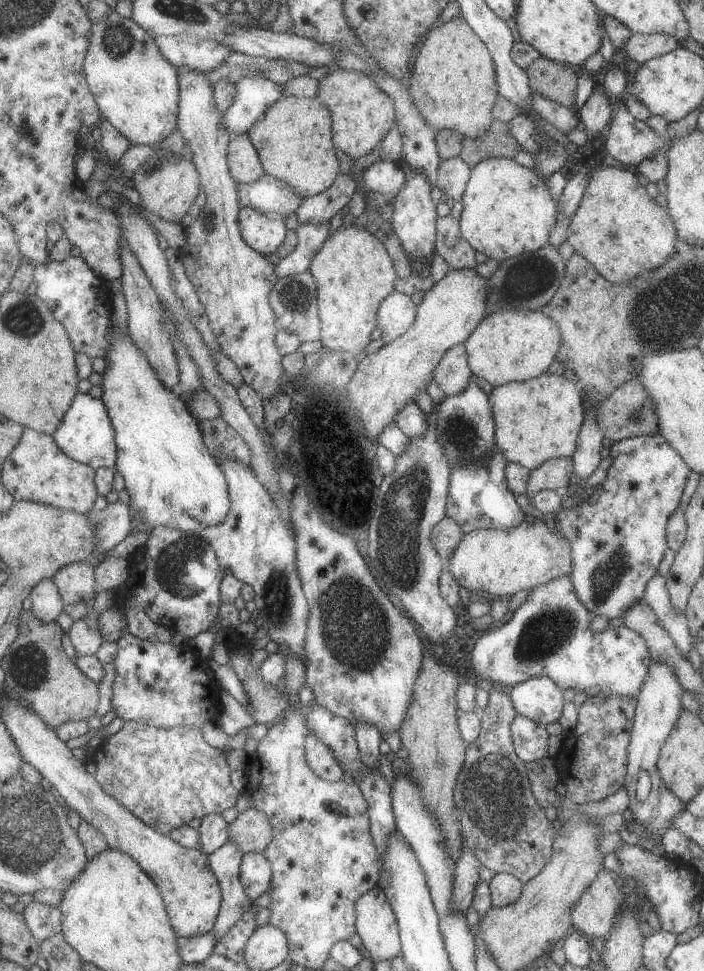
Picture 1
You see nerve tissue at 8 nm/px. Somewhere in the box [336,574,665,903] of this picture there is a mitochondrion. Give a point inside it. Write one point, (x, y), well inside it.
(492, 793)

